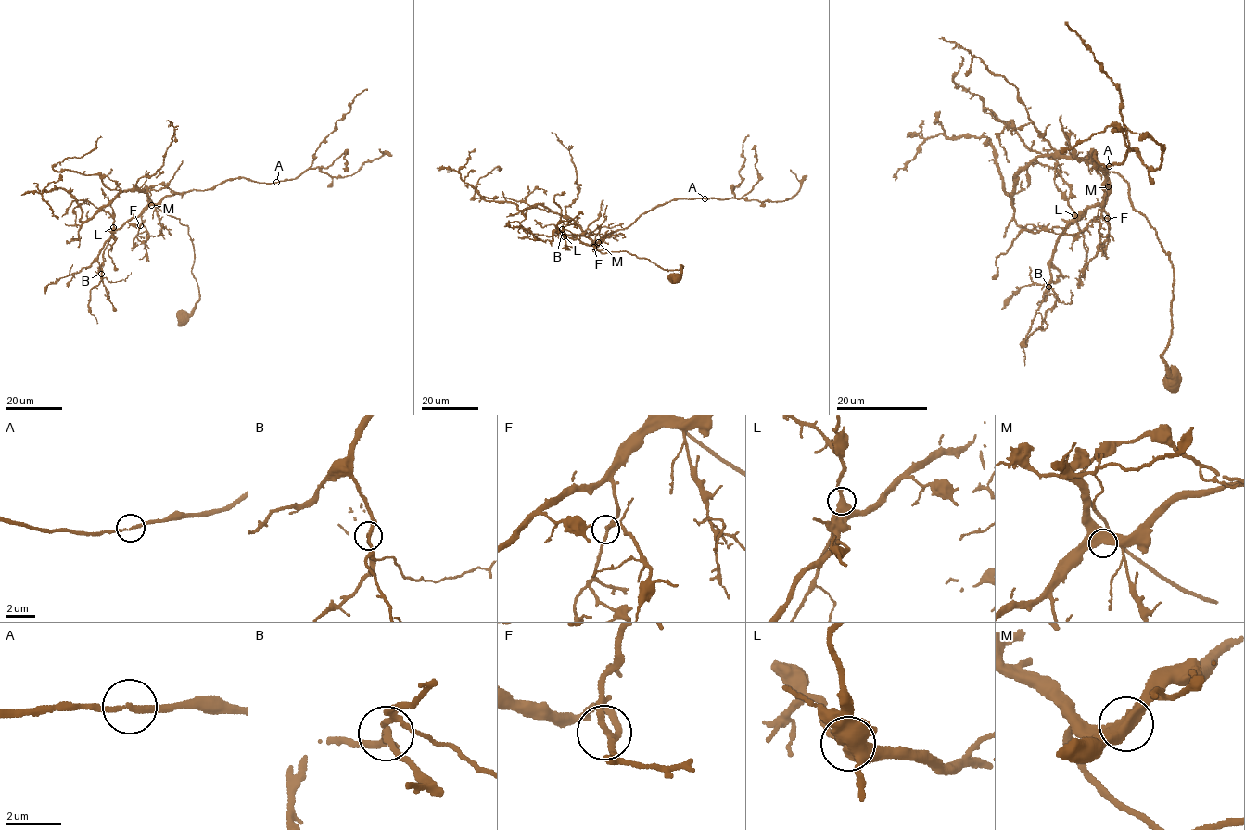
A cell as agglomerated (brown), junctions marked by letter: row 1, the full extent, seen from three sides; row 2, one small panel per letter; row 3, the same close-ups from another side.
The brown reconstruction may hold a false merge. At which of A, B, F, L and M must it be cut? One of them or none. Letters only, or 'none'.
none

